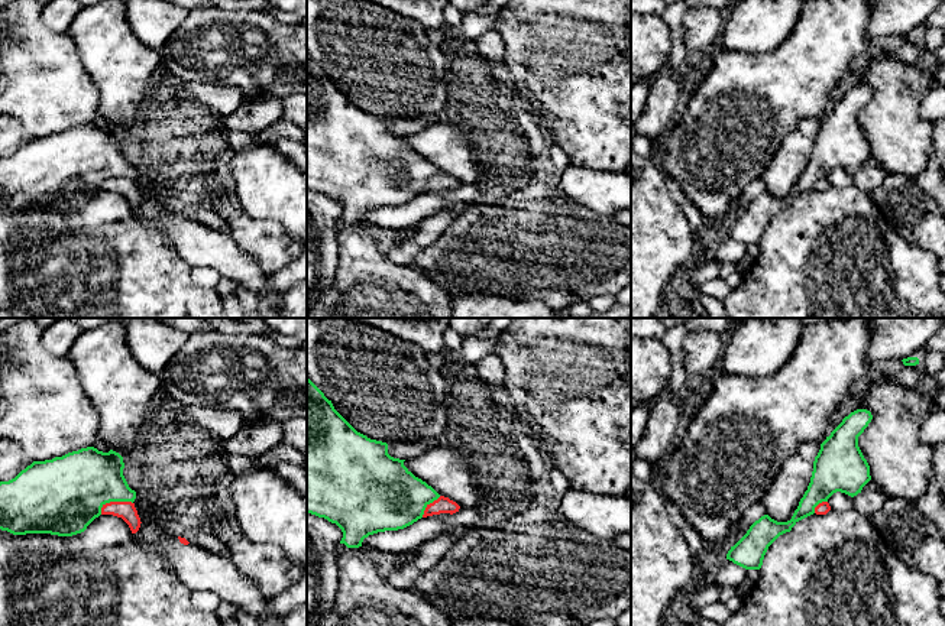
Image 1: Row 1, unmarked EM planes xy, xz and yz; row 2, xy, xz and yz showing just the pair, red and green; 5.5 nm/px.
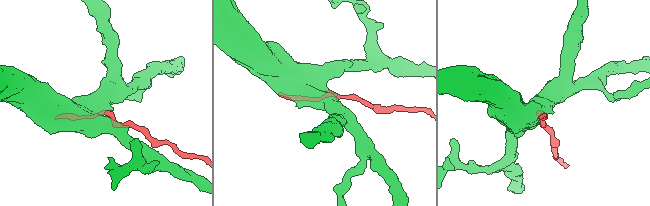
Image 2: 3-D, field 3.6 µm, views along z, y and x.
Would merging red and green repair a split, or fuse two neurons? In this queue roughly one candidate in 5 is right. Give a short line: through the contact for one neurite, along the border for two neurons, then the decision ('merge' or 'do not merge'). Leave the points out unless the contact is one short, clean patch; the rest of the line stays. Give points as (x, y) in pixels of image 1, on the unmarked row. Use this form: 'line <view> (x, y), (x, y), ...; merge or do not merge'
do not merge

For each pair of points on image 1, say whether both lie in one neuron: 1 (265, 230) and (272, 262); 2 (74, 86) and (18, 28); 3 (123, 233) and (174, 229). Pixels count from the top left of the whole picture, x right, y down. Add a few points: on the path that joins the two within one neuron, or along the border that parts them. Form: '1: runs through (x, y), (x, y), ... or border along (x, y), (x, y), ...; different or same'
1: runs through (268, 237), (271, 255); same
2: runs through (60, 71), (31, 42); same
3: border along (130, 210), (136, 221), (157, 230), (178, 255); different

